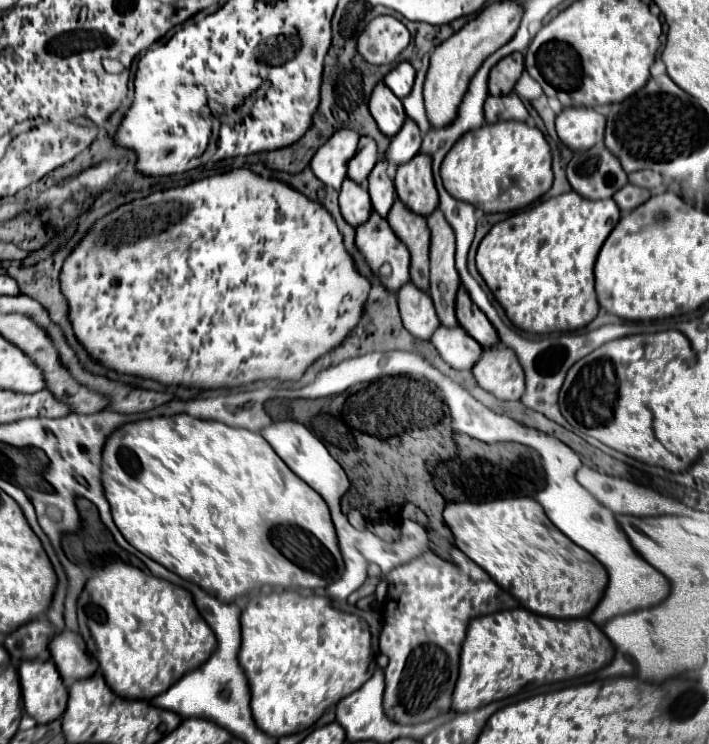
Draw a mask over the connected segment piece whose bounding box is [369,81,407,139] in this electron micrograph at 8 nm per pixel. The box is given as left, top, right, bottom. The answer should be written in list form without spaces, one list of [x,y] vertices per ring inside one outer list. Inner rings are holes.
[[[383,81],[375,87],[369,99],[369,111],[377,121],[379,129],[383,131],[383,135],[387,135],[389,139],[399,133],[407,119],[401,101],[393,95],[393,91],[389,91],[389,87]]]

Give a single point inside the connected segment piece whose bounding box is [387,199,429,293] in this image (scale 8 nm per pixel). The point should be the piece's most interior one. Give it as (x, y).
(412, 229)

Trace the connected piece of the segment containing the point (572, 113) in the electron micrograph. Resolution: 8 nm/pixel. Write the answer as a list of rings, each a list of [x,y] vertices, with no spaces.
[[[565,107],[555,125],[559,139],[573,151],[591,149],[605,133],[605,117],[589,107]]]

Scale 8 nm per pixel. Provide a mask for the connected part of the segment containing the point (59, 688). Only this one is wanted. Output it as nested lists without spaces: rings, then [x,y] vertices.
[[[21,661],[19,681],[23,707],[37,723],[49,723],[63,715],[67,705],[67,687],[63,685],[53,661]]]

